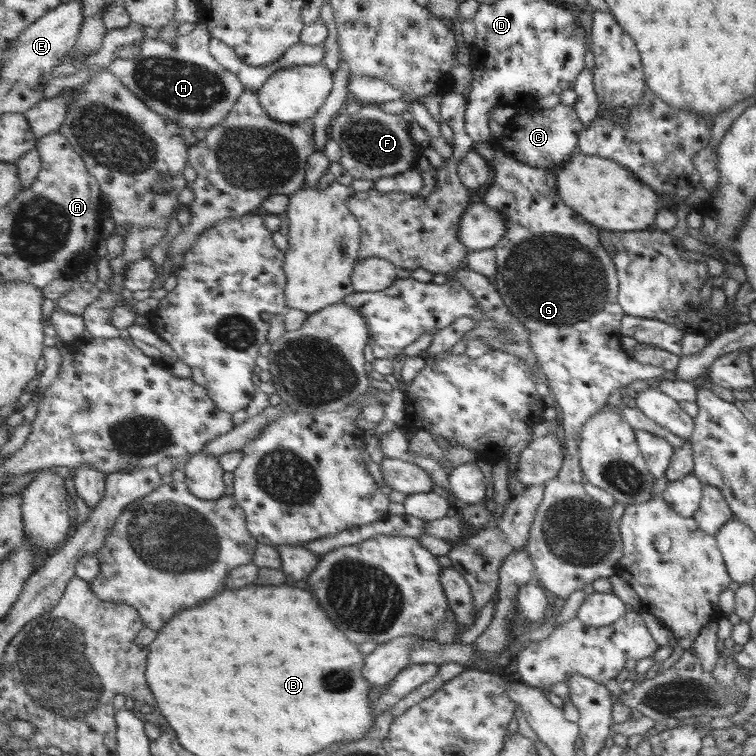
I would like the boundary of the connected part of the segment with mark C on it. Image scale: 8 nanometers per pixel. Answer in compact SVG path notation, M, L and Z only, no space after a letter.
M559 103L553 108L533 108L523 115L515 114L511 121L503 126L501 136L493 144L527 166L549 169L563 165L565 161L569 161L571 155L576 154L578 134L584 128L575 115L574 106L563 106Z

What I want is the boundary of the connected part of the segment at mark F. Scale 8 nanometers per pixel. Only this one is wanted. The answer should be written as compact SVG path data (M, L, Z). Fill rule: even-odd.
M362 104L359 112L346 115L340 110L331 121L328 135L341 144L341 164L356 179L379 180L413 169L422 152L418 150L411 136L411 126L401 115L387 114L377 104Z

